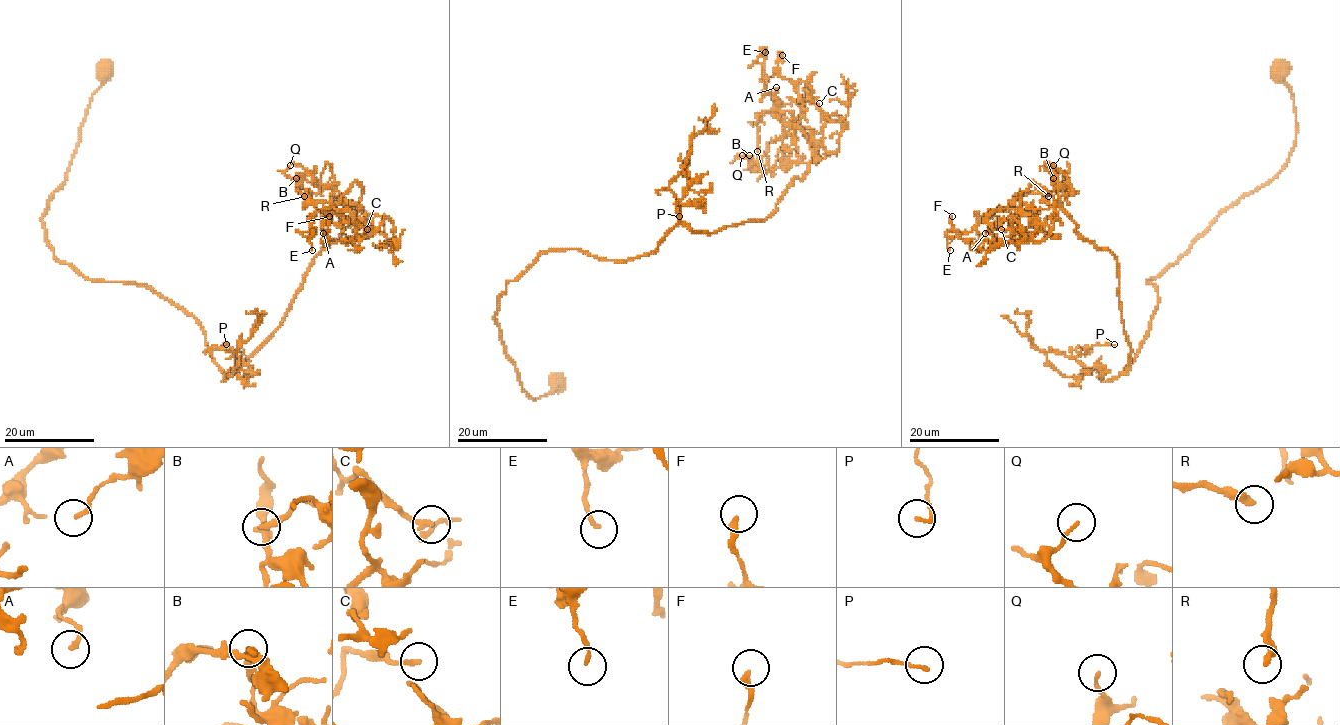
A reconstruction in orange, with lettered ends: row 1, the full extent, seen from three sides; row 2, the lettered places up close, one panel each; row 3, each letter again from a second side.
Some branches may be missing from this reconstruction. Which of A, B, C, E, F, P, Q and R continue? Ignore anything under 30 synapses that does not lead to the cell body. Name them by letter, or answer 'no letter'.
no letter

